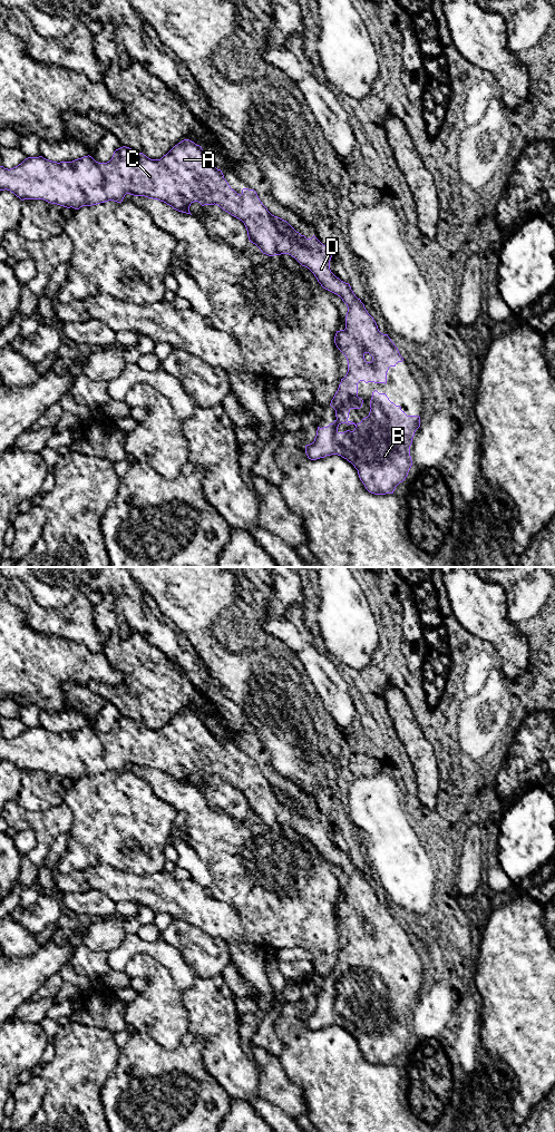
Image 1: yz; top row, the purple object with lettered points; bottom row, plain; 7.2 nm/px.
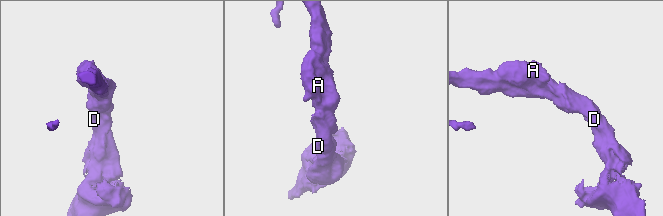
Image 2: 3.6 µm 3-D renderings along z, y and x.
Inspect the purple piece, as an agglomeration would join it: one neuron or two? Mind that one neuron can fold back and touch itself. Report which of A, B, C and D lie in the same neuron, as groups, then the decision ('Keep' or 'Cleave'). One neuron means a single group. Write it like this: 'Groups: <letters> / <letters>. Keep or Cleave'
Groups: A B C D. Keep

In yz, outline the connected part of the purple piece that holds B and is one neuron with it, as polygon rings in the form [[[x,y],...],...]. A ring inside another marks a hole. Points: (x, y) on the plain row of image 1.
[[[184,710],[175,715],[160,730],[150,730],[143,723],[136,722],[129,718],[123,716],[114,722],[111,730],[107,733],[98,733],[91,726],[84,726],[72,732],[52,732],[39,728],[28,728],[21,734],[13,739],[4,739],[0,736],[0,761],[10,761],[21,771],[23,770],[43,770],[51,774],[57,774],[67,779],[79,780],[82,777],[91,777],[108,771],[121,773],[126,764],[134,767],[145,767],[158,770],[172,777],[174,780],[191,784],[189,777],[194,772],[204,775],[218,775],[223,781],[242,791],[246,798],[247,807],[251,813],[255,814],[263,824],[269,827],[289,824],[294,828],[302,837],[308,838],[317,848],[321,857],[342,869],[348,877],[345,886],[345,899],[337,901],[334,914],[337,918],[345,926],[348,931],[348,943],[339,955],[330,976],[335,980],[333,994],[328,997],[318,997],[314,1012],[305,1016],[305,1024],[309,1029],[317,1031],[331,1025],[338,1025],[351,1033],[358,1041],[358,1045],[366,1060],[374,1065],[393,1064],[396,1057],[402,1053],[412,1036],[410,1026],[410,1016],[416,1001],[420,997],[419,986],[407,986],[400,976],[396,976],[389,970],[386,964],[379,964],[377,960],[372,963],[370,970],[369,986],[363,988],[359,994],[349,992],[349,983],[351,979],[360,979],[363,970],[358,967],[358,954],[360,952],[387,954],[387,943],[390,937],[396,937],[398,933],[402,933],[398,918],[388,907],[379,901],[373,888],[368,884],[364,875],[356,867],[349,853],[341,851],[330,840],[330,831],[332,824],[328,821],[314,806],[306,809],[296,802],[286,791],[272,785],[260,771],[254,760],[243,759],[242,764],[237,764],[231,759],[221,740],[217,740],[205,726],[199,715],[189,710]],[[341,994],[354,995],[353,1002],[347,1001],[339,1003],[338,997]]]

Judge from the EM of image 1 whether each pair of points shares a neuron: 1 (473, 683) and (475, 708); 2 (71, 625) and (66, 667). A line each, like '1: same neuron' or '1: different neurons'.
1: different neurons
2: different neurons

